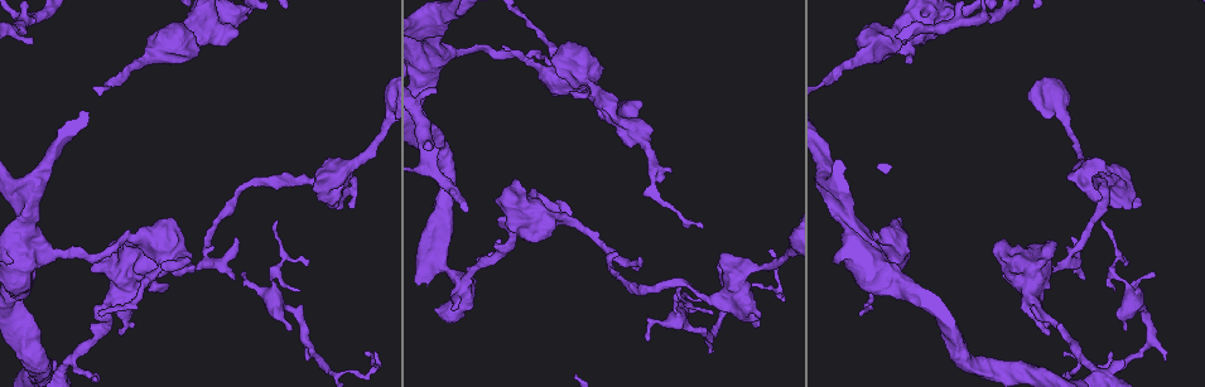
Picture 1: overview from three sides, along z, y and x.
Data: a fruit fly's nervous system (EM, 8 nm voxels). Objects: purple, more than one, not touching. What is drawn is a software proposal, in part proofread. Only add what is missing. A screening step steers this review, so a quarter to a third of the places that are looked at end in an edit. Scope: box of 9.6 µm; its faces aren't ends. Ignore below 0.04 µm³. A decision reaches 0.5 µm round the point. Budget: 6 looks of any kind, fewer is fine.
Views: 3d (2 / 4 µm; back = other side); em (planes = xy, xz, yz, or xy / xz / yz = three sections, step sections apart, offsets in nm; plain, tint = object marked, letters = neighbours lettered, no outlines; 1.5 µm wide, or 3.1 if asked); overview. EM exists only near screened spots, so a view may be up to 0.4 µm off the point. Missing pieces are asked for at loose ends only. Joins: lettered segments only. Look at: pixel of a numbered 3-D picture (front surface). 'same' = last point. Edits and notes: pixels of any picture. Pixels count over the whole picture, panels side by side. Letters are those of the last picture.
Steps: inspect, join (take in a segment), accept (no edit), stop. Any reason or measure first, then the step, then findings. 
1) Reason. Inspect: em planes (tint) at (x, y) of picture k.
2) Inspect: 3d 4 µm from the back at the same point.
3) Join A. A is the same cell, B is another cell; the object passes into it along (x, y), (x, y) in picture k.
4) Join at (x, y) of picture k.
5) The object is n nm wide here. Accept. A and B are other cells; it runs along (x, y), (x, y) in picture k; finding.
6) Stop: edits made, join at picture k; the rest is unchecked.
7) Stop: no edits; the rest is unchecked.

An open end. Inspect: 3d 4 µm at (692, 312) of picture 1.

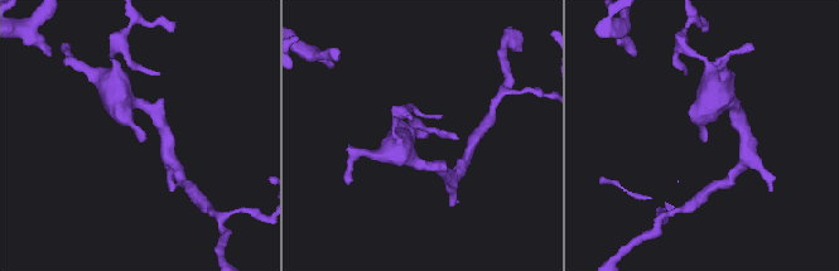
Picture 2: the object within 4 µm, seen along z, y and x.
Now the EM. Inspect: em planes (letters) at (143, 141) of picture 2.

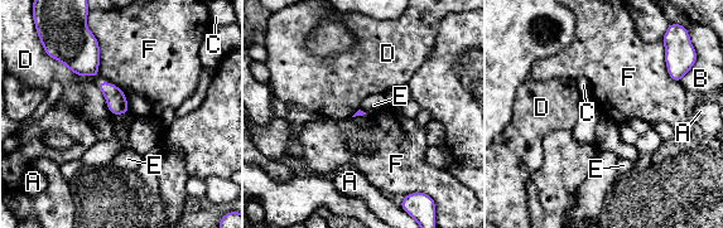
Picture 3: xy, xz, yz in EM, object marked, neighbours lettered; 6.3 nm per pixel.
Accept. A, B, C, D, E and F are other cells; a border runs along (129, 108), (123, 114) in picture 3; none of them fits.

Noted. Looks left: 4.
Free end. Inspect: em planes (plain) at (232, 279) of picture 1.

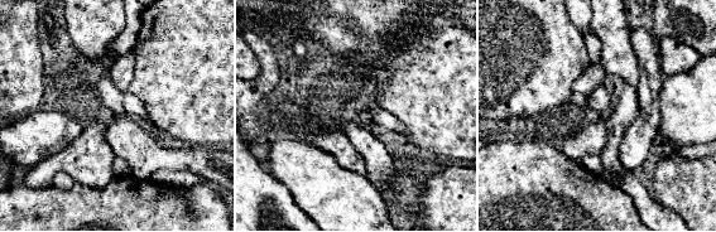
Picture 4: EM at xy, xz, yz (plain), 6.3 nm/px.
What lies round it. Inspect: em planes (letters) at the same point.

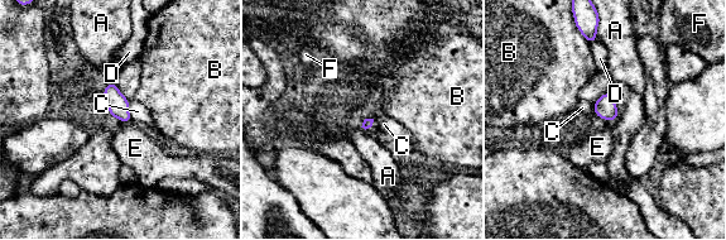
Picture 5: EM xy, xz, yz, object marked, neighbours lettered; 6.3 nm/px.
The longest contact is with F, 150 nm. Join E. E is the same cell, A, B, C, D and F are other cells; it goes on there.

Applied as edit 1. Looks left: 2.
Inspect: overview.

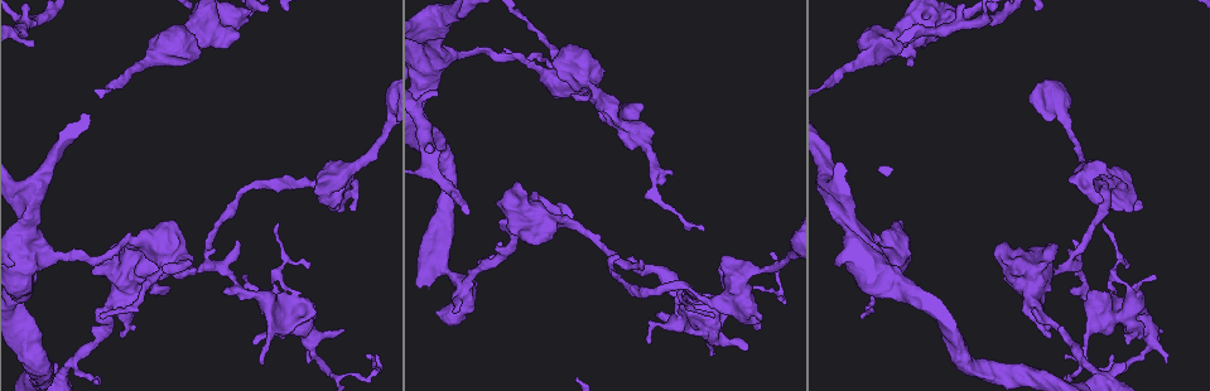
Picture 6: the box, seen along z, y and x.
Thin end. Inspect: em planes (letters) at (772, 251) of picture 6.

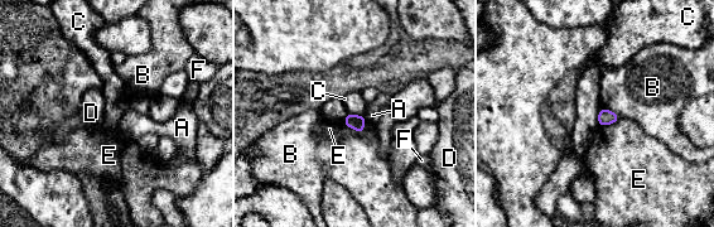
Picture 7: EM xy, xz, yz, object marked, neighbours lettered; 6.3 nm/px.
The object is 100 nm wide here; the longest contact is with E, 160 nm. Accept. A, B, C, D, E and F are other cells; no lettered segment goes on from it.

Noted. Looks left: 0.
Stop: edits made, join at picture 5; the rest is unchecked.

